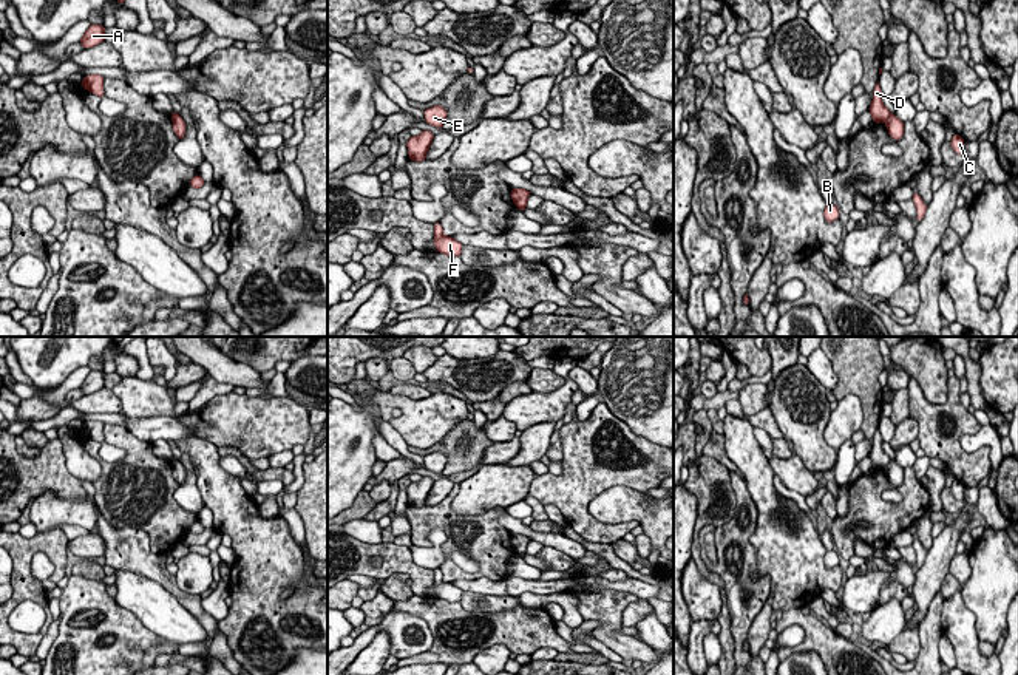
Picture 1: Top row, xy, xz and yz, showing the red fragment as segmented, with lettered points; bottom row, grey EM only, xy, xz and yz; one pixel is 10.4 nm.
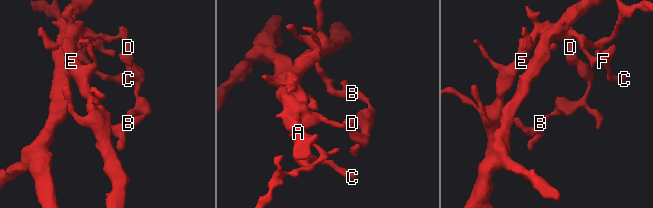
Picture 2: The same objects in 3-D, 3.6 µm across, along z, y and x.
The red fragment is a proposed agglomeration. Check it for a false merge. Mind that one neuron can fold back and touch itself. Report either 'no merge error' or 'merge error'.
merge error

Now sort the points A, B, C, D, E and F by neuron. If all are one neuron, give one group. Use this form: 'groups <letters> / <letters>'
groups A D / B C E F

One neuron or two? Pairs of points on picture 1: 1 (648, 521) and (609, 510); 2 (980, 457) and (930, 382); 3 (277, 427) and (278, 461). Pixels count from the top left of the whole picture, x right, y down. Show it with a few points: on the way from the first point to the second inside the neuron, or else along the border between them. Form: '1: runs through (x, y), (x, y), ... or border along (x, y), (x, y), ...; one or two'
1: runs through (638, 512), (618, 510); one
2: border along (915, 380), (927, 400), (936, 403), (947, 400); two
3: border along (291, 448), (277, 451), (269, 457); two

